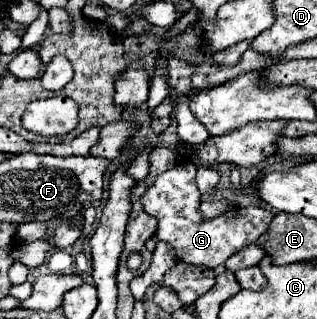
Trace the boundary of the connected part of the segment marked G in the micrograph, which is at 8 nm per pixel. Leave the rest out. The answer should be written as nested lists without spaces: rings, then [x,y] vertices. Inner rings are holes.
[[[190,162],[160,174],[154,180],[154,184],[148,186],[148,190],[144,192],[142,204],[150,216],[158,218],[156,238],[172,244],[172,248],[178,250],[178,260],[188,262],[188,264],[206,266],[206,268],[216,268],[218,264],[224,264],[242,246],[256,242],[260,234],[268,230],[268,224],[274,218],[274,214],[270,214],[264,208],[256,208],[256,206],[246,206],[246,208],[236,206],[228,210],[228,216],[220,216],[214,220],[202,220],[198,212],[200,194],[198,194],[194,176],[196,176],[196,166]]]

